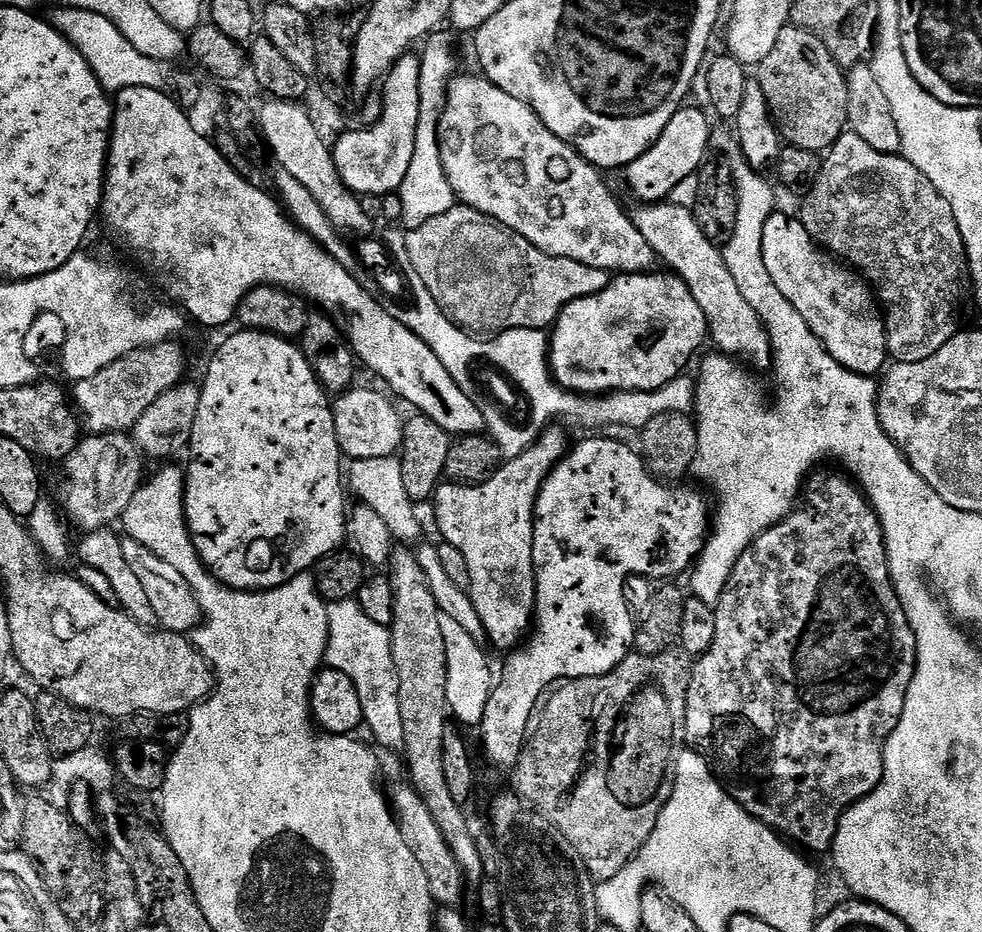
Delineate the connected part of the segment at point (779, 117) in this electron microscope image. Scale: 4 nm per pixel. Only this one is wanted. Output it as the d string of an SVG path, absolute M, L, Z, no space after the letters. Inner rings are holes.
M787 26L778 35L774 48L758 65L758 79L765 92L771 123L776 124L785 145L797 143L792 124L797 120L796 132L804 140L816 144L820 136L835 138L849 127L848 81L840 63L813 32L804 28ZM820 119L824 124L812 125L811 120Z

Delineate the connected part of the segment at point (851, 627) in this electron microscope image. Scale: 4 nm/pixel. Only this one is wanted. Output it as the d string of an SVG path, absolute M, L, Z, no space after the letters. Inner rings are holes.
M824 476L814 481L812 488L816 493L809 498L808 505L789 512L785 520L779 520L774 527L762 533L740 555L724 590L724 609L720 608L716 617L716 637L708 652L698 660L701 670L696 674L696 688L712 688L712 702L708 700L708 713L697 710L693 717L689 711L684 714L684 728L687 728L688 738L693 743L693 751L707 759L717 777L732 787L732 797L751 816L767 824L773 832L787 838L793 845L824 853L832 847L840 817L880 785L884 776L884 745L902 718L916 672L916 635L888 569L880 519L861 489L851 479L848 480L840 476Z

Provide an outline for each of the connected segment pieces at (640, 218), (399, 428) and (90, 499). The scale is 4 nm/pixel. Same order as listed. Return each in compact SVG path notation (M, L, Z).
M641 203L636 206L638 208L631 209L634 226L656 251L657 257L665 260L672 267L669 269L688 283L688 289L708 319L711 343L716 343L720 347L717 349L725 356L767 369L773 354L767 330L753 306L742 298L737 283L723 262L721 249L713 243L707 232L700 229L700 223L689 209L687 212L682 205L670 203Z
M361 386L339 395L333 403L335 432L342 450L356 446L356 460L393 457L404 440L403 417L382 394Z
M124 432L94 434L81 439L75 450L62 462L62 468L70 476L78 476L70 482L66 508L71 518L84 532L93 532L113 525L123 517L134 494L145 483L146 458L131 435Z

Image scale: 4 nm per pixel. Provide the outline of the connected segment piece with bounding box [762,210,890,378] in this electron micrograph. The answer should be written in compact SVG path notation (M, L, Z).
M781 212L772 213L762 234L766 266L773 274L784 275L783 292L801 312L806 326L824 344L825 351L842 367L869 378L875 377L875 372L883 373L890 360L888 329L884 327L884 313L868 281L829 255L800 219L791 220Z

